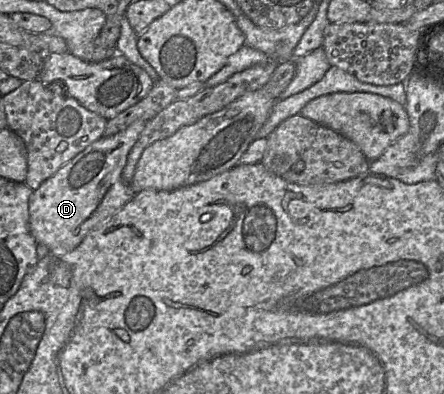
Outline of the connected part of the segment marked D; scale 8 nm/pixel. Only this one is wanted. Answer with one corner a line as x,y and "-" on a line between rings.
137,120
115,135
103,136
32,191
29,227
37,243
46,245
52,253
71,251
133,197
133,190
122,179
122,171
145,125
146,121

